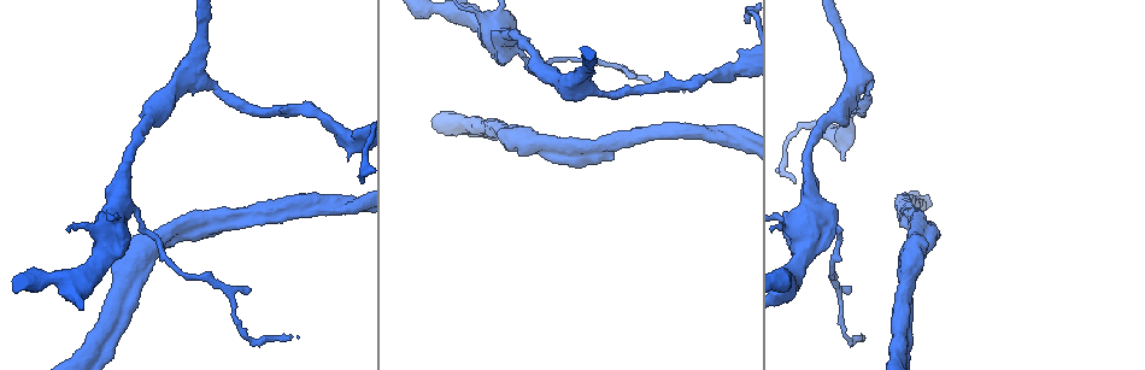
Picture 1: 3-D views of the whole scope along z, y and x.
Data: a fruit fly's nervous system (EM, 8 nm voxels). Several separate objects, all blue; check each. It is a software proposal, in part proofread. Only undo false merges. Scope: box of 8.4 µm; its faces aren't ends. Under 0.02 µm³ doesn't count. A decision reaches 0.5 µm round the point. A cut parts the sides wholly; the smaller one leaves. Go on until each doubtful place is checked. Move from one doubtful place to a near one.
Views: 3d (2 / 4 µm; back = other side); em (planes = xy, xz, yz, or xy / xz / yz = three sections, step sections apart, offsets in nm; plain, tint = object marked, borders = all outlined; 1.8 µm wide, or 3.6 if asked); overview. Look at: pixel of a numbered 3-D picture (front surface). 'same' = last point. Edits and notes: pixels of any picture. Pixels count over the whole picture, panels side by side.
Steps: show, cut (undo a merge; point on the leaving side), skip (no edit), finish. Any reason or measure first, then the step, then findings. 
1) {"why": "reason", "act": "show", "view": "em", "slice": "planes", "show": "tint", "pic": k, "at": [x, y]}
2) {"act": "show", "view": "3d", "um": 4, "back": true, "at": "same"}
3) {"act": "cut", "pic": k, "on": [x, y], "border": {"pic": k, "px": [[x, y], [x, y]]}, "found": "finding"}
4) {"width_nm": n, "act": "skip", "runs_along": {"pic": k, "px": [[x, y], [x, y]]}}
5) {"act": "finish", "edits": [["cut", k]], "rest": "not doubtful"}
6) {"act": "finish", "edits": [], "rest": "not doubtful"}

{"why": "sudden change in width", "act": "show", "view": "3d", "um": 4, "pic": 1, "at": [342, 133]}

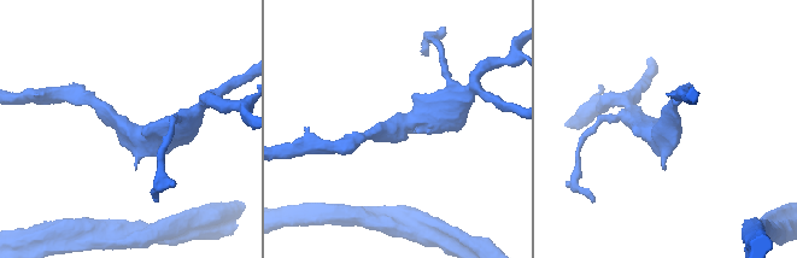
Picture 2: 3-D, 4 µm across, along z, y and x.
{"arm_widths_nm": [190, 360], "act": "show", "view": "em", "slice": "yz", "step": 4, "show": "tint", "pic": 2, "at": [132, 132]}

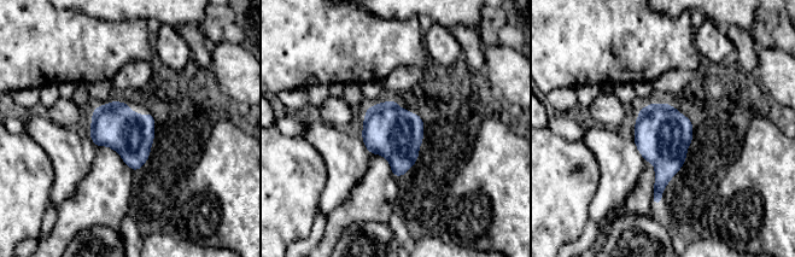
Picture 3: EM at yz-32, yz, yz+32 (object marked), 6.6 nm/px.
{"act": "skip", "found": "one cell here"}

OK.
{"why": "thick turns thin", "act": "show", "view": "em", "um": 3.6, "slice": "yz", "step": 4, "show": "tint", "pic": 1, "at": [809, 215]}

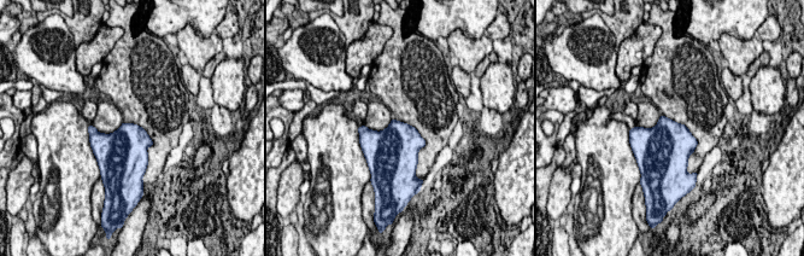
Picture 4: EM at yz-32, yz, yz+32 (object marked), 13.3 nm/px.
{"why": "another direction", "act": "show", "view": "em", "um": 3.6, "slice": "planes", "show": "borders", "at": "same"}

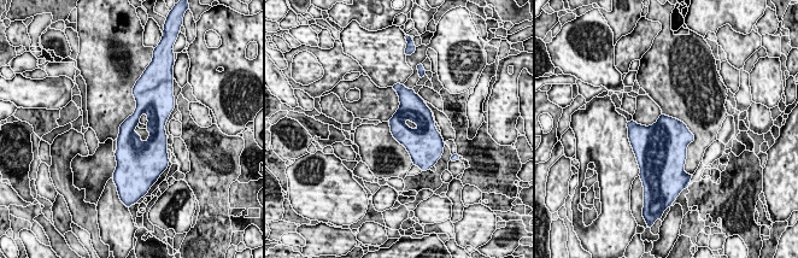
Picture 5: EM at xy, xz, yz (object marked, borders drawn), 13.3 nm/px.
{"act": "skip", "found": "continuous, no second cell"}

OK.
{"why": "a fork", "act": "show", "view": "em", "slice": "planes", "show": "tint", "pic": 1, "at": [555, 147]}

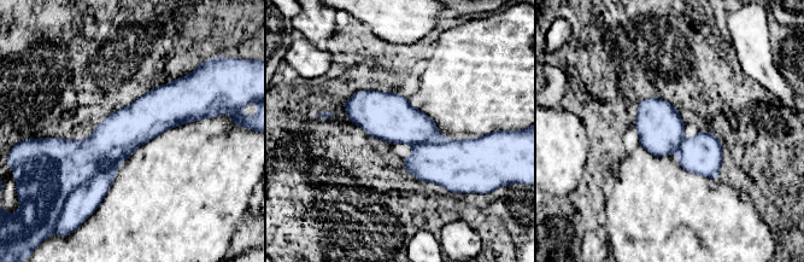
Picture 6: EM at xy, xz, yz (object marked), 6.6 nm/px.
{"act": "skip", "found": "one cell here"}

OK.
{"why": "three arms meet", "act": "show", "view": "3d", "um": 4, "pic": 1, "at": [859, 78]}

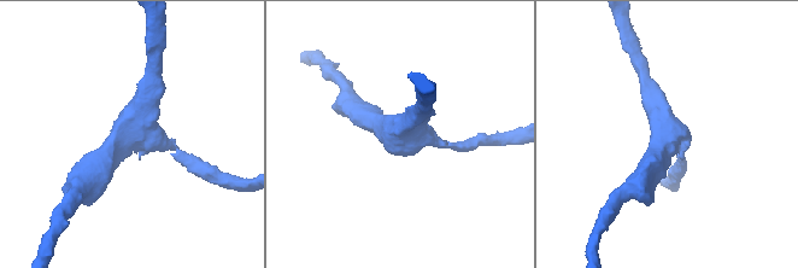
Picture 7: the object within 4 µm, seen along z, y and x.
{"why": "now the EM", "act": "show", "view": "em", "slice": "planes", "show": "plain", "pic": 7, "at": [397, 137]}

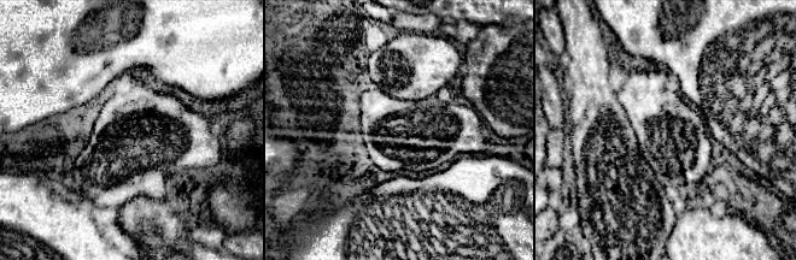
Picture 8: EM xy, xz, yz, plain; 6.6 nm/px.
{"why": "with the object marked", "act": "show", "view": "em", "slice": "planes", "show": "tint", "at": "same"}

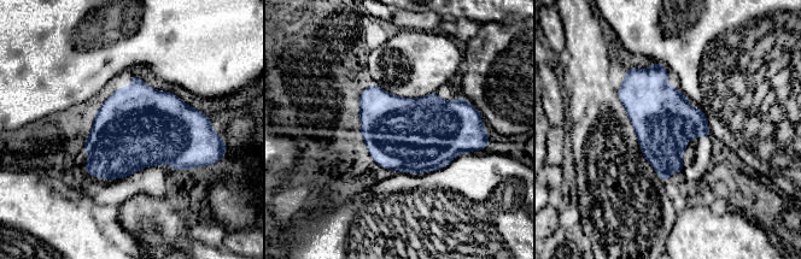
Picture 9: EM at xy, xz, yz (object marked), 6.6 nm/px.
{"width_nm": 420, "act": "skip", "found": "all the same cell"}

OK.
{"act": "finish", "edits": [], "rest": "not doubtful"}

